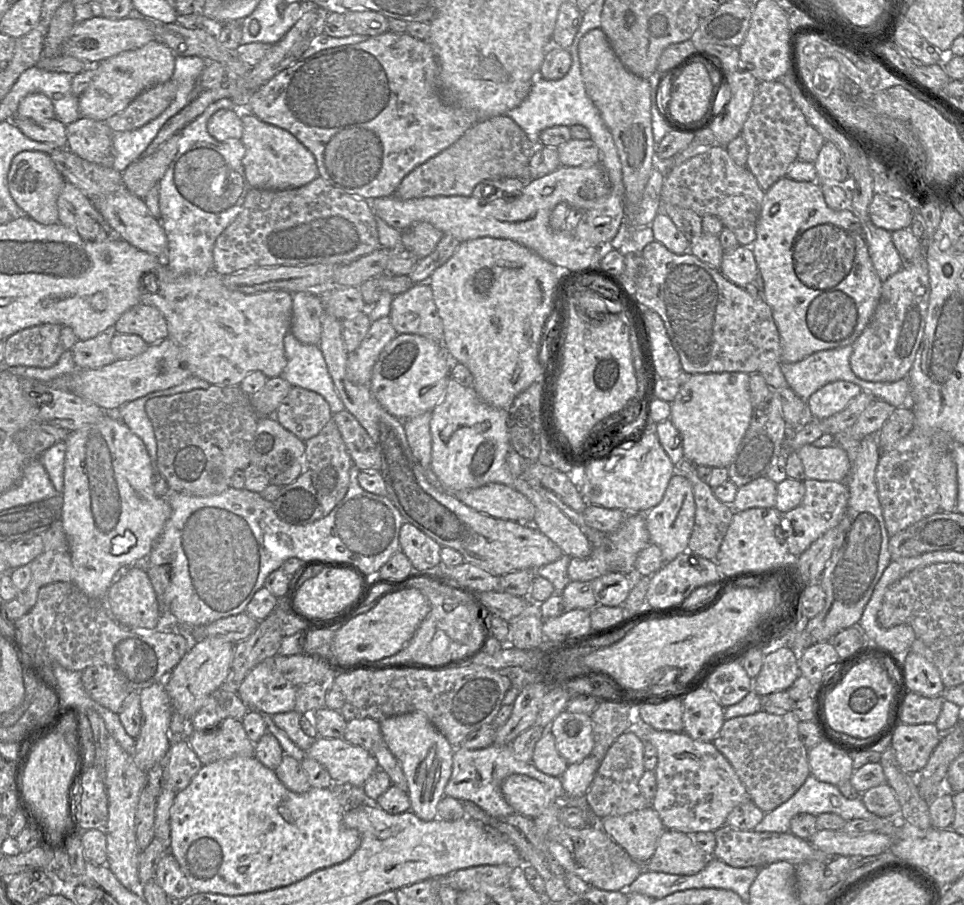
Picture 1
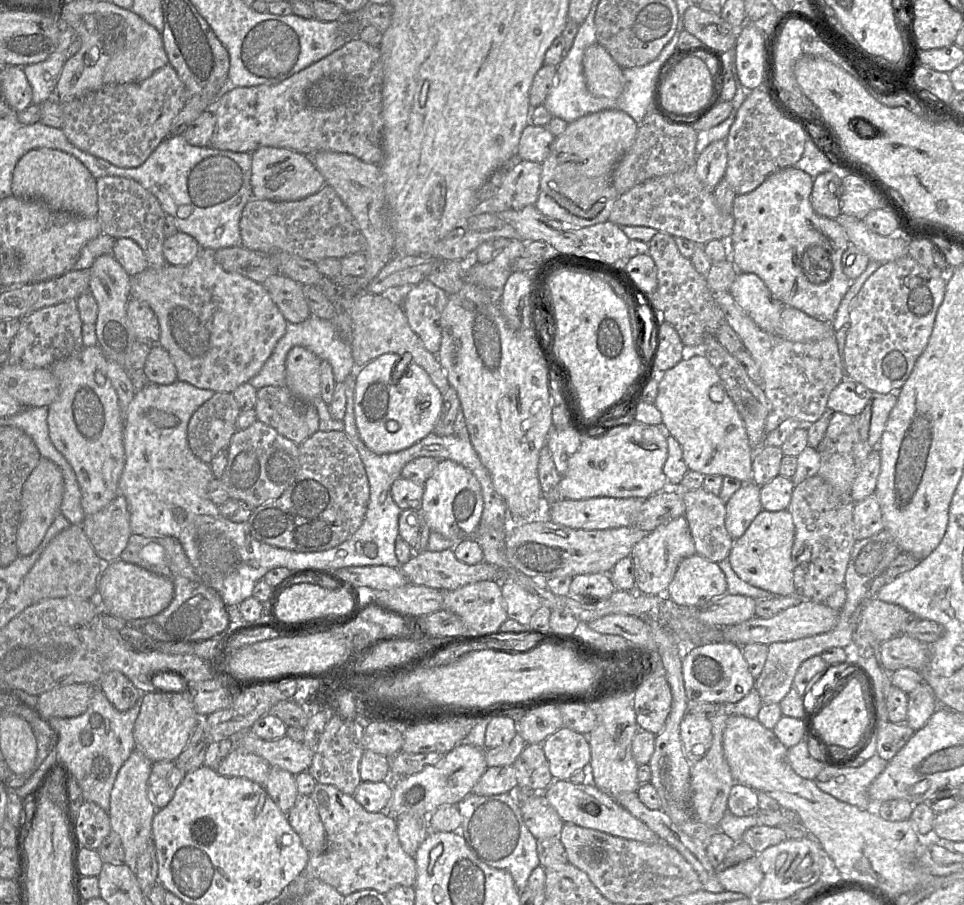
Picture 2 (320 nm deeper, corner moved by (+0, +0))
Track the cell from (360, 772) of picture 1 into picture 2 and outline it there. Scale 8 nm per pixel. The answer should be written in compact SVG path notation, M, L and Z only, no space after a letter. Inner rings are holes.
M247 730L235 736L234 741L235 746L242 746L264 758L270 766L278 766L293 775L307 771L315 753L315 749L310 749L303 742L296 742L287 735L276 740L264 740Z

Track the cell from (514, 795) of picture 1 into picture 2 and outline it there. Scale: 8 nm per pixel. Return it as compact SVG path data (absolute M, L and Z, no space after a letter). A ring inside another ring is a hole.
M554 780L542 793L564 824L572 823L583 828L597 830L615 837L647 844L654 844L662 841L657 834L651 831L643 822L621 807L614 798L600 791L594 785L582 783L572 784L568 780Z

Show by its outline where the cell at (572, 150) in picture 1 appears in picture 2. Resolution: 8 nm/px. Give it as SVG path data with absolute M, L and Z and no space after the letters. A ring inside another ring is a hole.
M527 125L520 137L517 159L541 164L549 156L554 140L547 127Z

